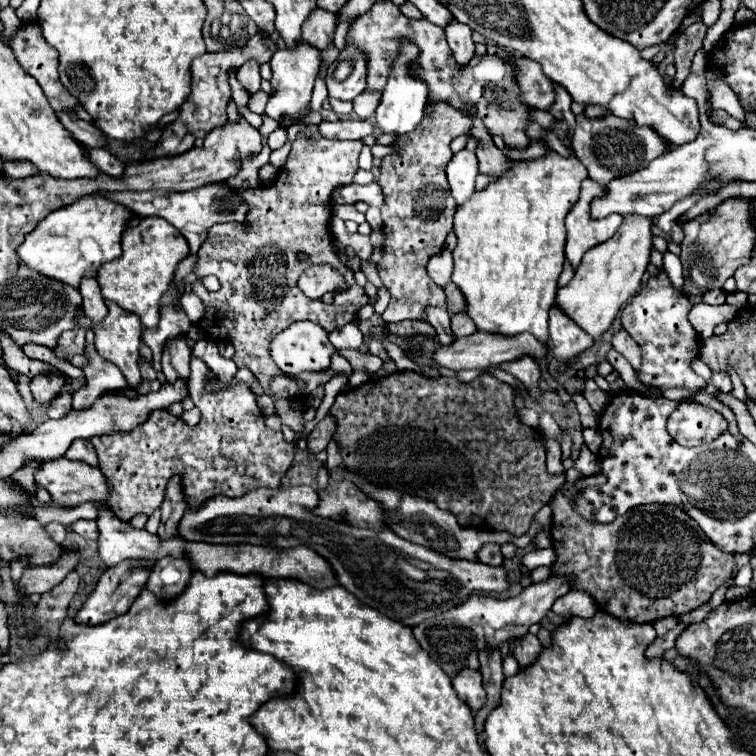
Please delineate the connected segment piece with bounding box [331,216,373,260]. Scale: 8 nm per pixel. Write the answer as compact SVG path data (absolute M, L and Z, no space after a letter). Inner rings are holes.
M337 216L331 220L331 230L333 230L335 238L343 244L343 248L353 248L353 252L355 252L361 260L367 260L367 258L371 256L373 246L371 246L371 242L369 242L369 236L363 236L363 234L359 234L359 232L355 232L355 234L347 232L343 220L337 218Z

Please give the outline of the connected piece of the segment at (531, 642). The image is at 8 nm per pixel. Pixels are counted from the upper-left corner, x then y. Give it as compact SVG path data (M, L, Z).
M527 632L525 636L519 636L519 638L515 640L513 654L515 654L519 666L523 668L523 666L529 666L529 664L535 660L535 656L539 656L539 650L541 650L541 648L543 648L543 646L541 646L541 642L537 640L537 636Z

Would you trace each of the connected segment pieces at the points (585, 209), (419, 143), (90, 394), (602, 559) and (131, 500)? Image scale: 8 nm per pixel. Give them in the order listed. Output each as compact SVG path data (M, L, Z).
M587 177L581 182L581 196L577 200L577 204L573 206L573 210L567 214L565 218L565 228L567 228L567 246L565 246L565 258L577 268L583 254L609 240L617 228L623 222L623 216L619 214L611 214L607 218L595 220L591 218L591 202L597 196L605 196L607 188L603 184L593 182L591 178Z
M447 102L427 104L419 128L395 140L395 152L381 160L381 176L377 184L383 190L383 260L377 264L381 282L391 292L391 302L383 312L385 322L425 320L429 306L445 308L445 292L433 284L427 274L431 256L443 250L447 234L453 230L455 200L451 196L445 166L453 152L449 144L471 128L471 120Z
M85 344L83 354L87 358L87 364L83 366L85 384L77 392L73 392L73 408L87 408L87 404L93 404L93 400L109 390L130 388L121 370L103 356L99 356L93 344Z
M589 478L575 482L577 488L573 492L555 492L551 498L551 540L553 550L557 554L555 564L551 566L553 574L573 574L577 580L573 582L573 590L589 592L597 606L619 620L629 622L655 622L663 616L681 616L697 610L713 592L731 578L733 556L723 556L719 548L715 548L703 534L703 530L687 516L681 508L661 506L661 504L643 504L629 510L623 516L617 516L611 524L587 524L587 520L579 520L575 510L571 508L571 496L579 494L579 490L589 484Z
M191 358L191 400L201 410L201 422L195 428L189 428L185 422L171 422L169 412L153 412L147 424L135 428L135 432L127 432L127 436L97 436L93 438L93 446L99 454L99 468L109 484L109 496L105 504L115 512L115 516L123 522L129 522L137 514L151 516L165 498L167 482L173 474L181 476L181 488L187 500L187 508L197 510L203 502L213 496L243 496L251 488L263 484L269 488L277 488L281 484L281 476L293 462L295 444L285 442L283 434L265 426L265 416L261 414L255 396L247 392L247 388L235 388L235 392L219 392L219 396L211 396L203 392L203 372L207 372L207 364L199 358Z

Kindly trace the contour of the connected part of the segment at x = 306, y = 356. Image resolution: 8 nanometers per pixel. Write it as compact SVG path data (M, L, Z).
M293 322L279 332L269 346L273 362L285 374L327 368L333 352L335 348L331 348L327 332L315 322Z

